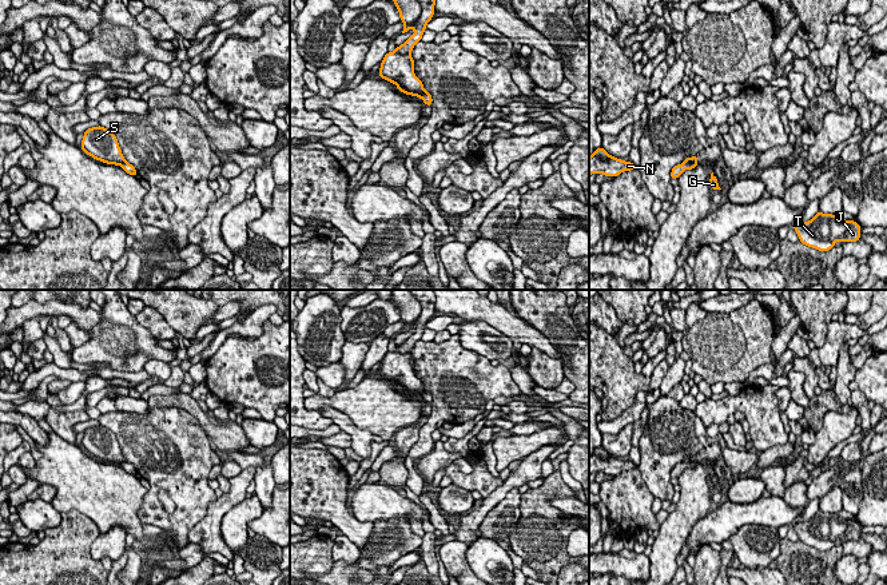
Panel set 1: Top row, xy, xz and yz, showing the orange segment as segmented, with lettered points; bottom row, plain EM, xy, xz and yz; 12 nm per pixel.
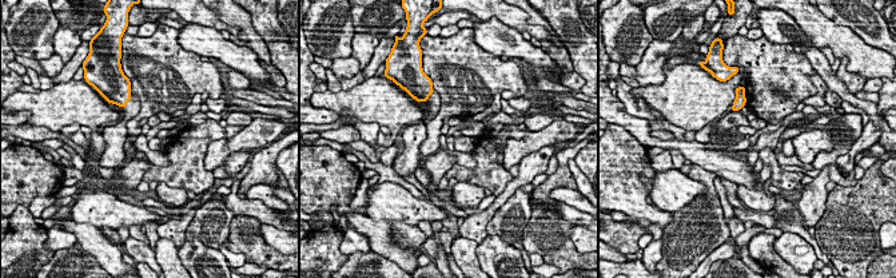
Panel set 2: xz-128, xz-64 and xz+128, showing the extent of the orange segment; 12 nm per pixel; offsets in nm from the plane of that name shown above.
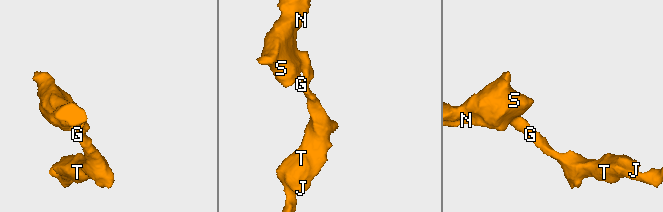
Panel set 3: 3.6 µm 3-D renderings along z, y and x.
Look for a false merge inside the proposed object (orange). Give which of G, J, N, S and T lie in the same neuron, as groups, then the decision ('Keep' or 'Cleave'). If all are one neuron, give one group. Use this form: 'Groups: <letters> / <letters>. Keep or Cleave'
Groups: G J N T / S. Cleave

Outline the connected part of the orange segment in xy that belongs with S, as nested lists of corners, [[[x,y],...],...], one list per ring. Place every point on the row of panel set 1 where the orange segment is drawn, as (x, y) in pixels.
[[[98,126],[85,130],[81,150],[96,160],[107,164],[122,166],[126,159],[116,136],[107,128]]]

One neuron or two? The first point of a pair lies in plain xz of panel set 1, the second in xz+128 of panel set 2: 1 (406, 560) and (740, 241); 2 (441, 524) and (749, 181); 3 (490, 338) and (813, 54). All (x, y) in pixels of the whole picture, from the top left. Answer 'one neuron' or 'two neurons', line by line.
1: one neuron
2: two neurons
3: two neurons

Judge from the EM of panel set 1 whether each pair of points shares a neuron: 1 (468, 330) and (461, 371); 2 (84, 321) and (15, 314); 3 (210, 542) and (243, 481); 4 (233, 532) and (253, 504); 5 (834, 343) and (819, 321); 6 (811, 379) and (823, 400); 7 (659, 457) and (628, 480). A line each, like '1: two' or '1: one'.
1: two
2: one
3: one
4: one
5: two
6: two
7: two

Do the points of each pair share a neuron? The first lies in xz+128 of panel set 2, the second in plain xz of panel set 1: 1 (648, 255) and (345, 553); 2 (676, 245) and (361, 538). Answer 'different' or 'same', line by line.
1: same
2: different

